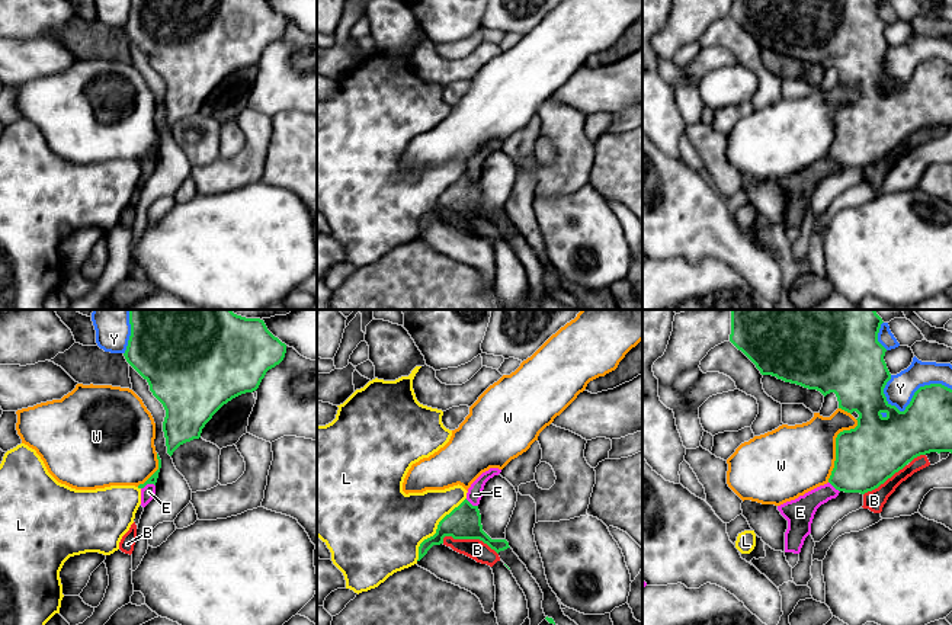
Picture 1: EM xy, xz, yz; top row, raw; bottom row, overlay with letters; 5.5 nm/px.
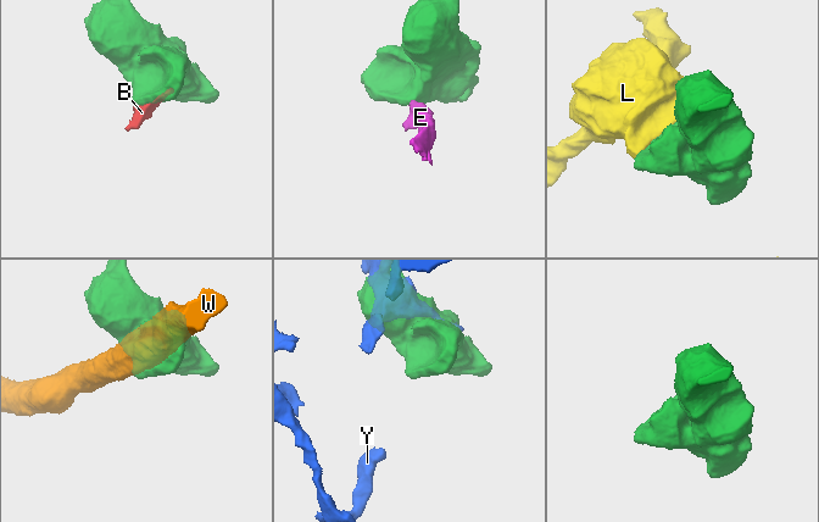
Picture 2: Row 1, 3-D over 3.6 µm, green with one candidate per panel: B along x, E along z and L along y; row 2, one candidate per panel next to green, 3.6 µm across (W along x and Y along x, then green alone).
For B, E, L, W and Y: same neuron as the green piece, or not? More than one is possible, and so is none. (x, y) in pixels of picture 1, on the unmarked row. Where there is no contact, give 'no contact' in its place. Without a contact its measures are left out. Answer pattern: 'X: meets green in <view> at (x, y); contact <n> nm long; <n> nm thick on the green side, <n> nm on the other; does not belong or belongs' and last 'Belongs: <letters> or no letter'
B: meets green in xz at (470, 212); contact 320 nm long; 190 nm thick on the green side, 110 nm on the other; does not belong
E: meets green in xy at (147, 157); contact 80 nm long; 50 nm thick on the green side, 80 nm on the other; does not belong
L: meets green in xz at (436, 204); contact 440 nm long; 190 nm thick on the green side, 380 nm on the other; does not belong
W: meets green in yz at (836, 121); contact 380 nm long; 340 nm thick on the green side, 380 nm on the other; does not belong
Y: meets green in yz at (913, 70); contact 380 nm long; 300 nm thick on the green side, 160 nm on the other; does not belong
Belongs: no letter

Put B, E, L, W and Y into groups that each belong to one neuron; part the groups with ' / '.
B E / L / W / Y

